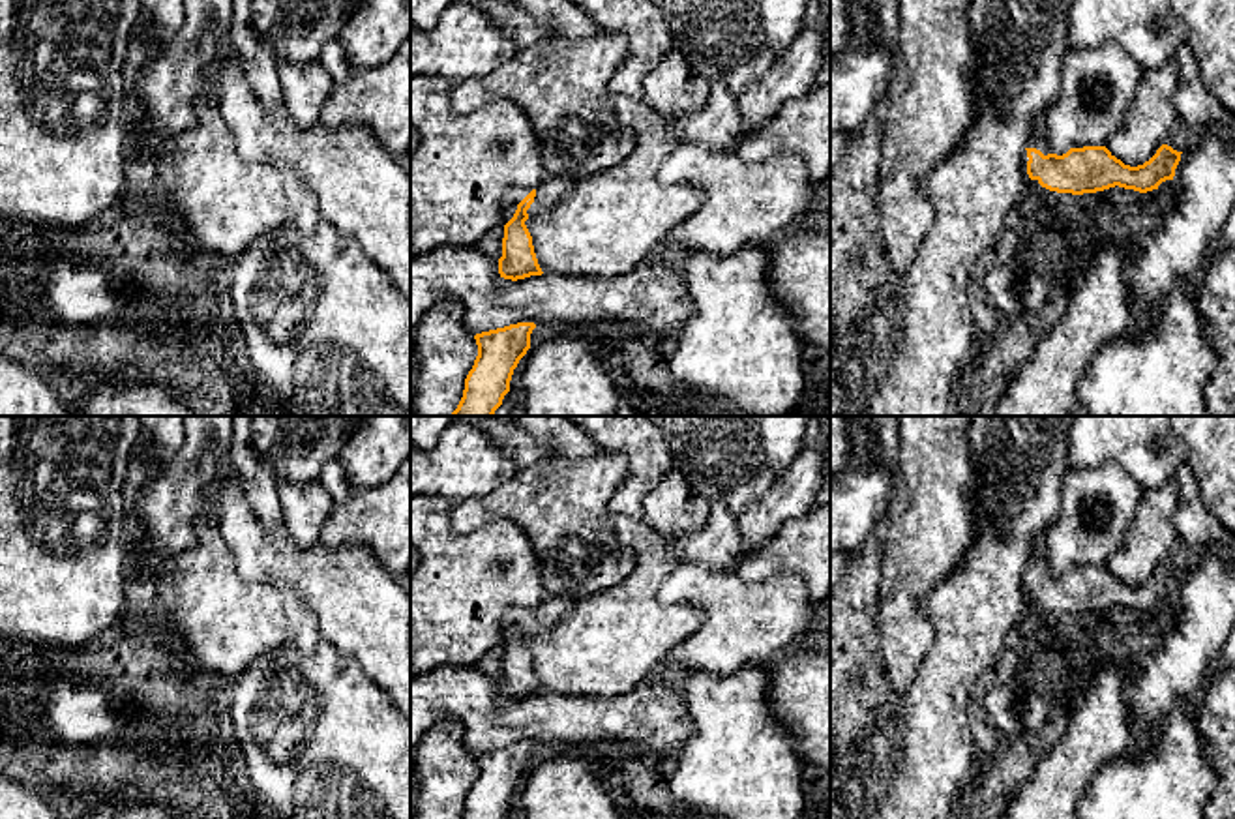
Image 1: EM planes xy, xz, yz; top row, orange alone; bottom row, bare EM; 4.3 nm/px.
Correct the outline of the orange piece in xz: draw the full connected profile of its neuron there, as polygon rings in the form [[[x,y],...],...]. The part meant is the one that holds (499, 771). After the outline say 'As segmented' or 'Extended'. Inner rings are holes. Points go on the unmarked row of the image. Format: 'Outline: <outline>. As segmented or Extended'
Outline: [[[517,742],[476,753],[478,776],[465,798],[461,819],[504,819],[519,780],[530,768],[534,742]]]. As segmented

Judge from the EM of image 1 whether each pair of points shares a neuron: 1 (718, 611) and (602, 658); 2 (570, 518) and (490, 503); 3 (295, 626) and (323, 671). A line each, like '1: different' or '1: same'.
1: different
2: same
3: different

